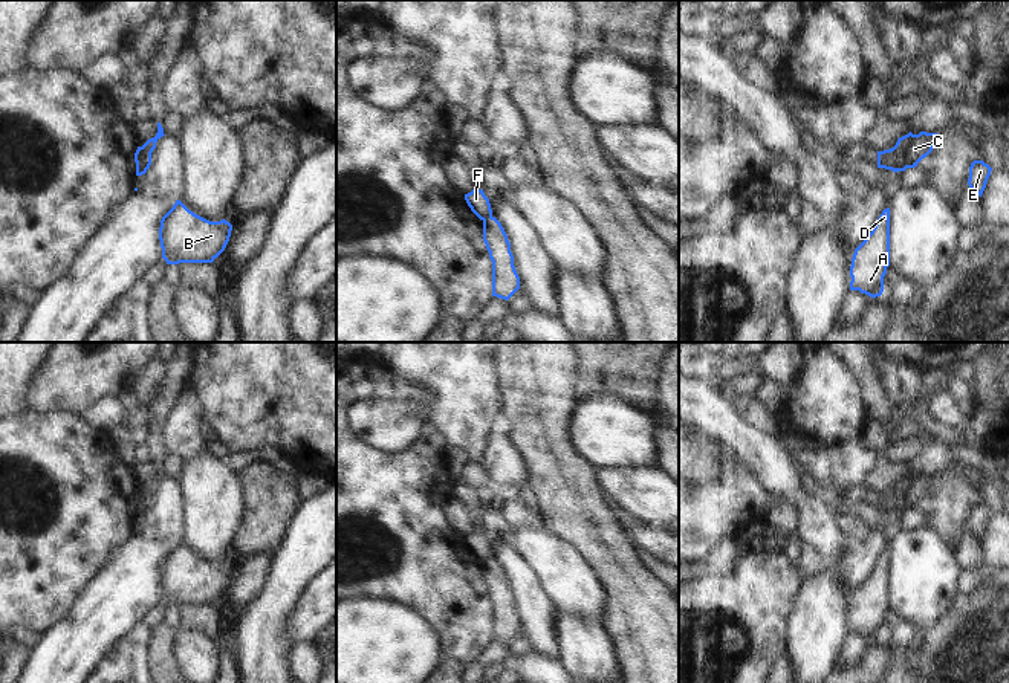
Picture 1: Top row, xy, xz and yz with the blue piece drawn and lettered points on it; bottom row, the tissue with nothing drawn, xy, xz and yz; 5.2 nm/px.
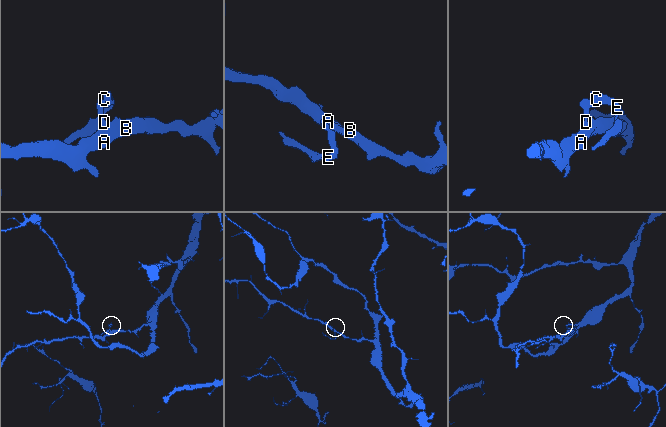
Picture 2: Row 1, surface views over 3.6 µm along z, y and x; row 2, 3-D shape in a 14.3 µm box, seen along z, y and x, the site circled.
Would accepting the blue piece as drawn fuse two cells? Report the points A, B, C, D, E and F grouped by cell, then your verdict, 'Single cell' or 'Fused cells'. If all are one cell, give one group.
Groups: A B D F / C E. Fused cells.

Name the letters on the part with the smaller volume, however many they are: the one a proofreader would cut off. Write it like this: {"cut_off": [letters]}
{"cut_off": ["C", "E"]}

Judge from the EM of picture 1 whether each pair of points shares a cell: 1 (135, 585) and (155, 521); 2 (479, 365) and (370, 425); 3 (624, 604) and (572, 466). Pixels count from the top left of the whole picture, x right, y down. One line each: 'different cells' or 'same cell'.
1: different cells
2: same cell
3: same cell

